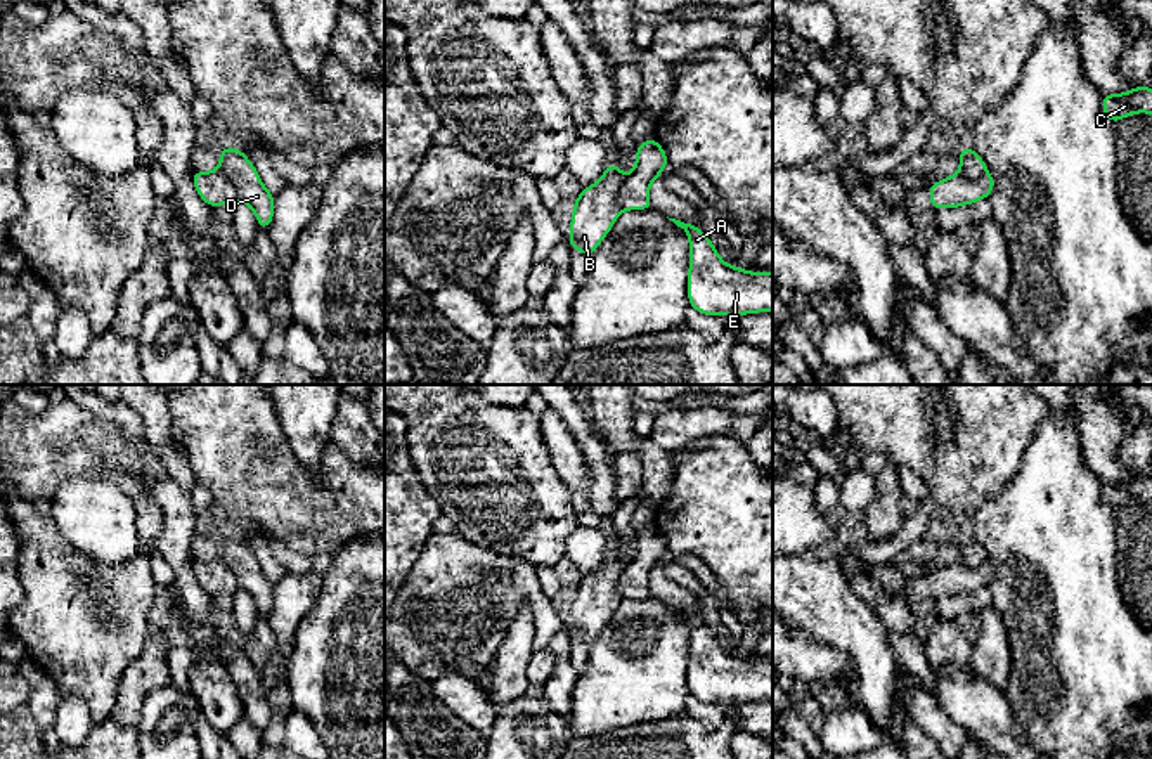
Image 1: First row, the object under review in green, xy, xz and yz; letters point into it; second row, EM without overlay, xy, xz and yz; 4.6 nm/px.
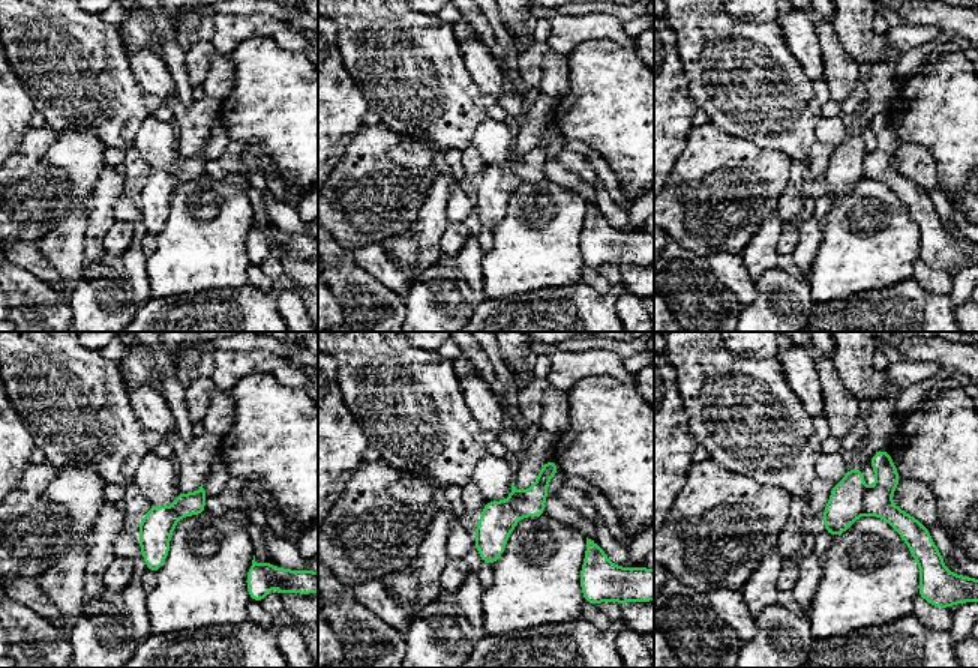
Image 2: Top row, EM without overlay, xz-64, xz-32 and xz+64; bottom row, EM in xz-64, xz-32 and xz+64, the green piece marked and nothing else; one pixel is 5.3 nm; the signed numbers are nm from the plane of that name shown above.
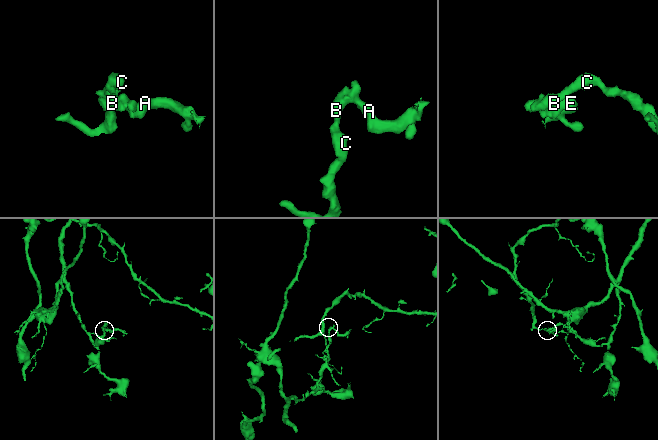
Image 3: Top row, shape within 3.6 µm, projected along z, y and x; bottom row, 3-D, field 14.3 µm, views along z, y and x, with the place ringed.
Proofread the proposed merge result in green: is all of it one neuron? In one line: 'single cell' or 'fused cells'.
fused cells

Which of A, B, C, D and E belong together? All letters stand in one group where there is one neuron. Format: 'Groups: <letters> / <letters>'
Groups: A D E / B C

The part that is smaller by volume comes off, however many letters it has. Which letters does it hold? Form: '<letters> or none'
A, D, E

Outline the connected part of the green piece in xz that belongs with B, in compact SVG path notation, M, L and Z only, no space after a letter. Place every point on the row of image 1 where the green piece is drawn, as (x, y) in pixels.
M615 161L596 184L582 189L573 201L573 215L570 222L570 248L591 256L605 236L612 230L615 220L624 211L617 203L617 191L625 180Z

